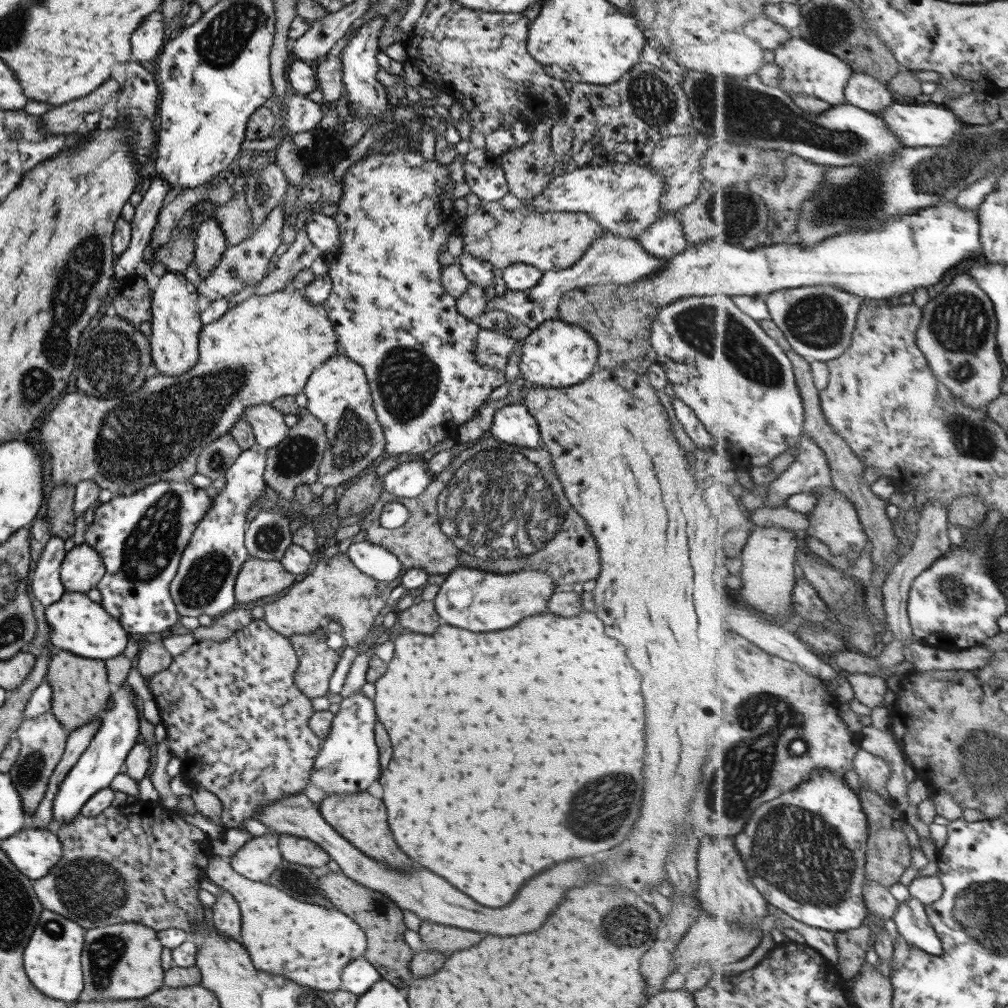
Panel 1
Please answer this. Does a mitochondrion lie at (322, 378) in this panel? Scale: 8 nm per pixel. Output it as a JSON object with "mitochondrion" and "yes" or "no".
{"mitochondrion":"no"}

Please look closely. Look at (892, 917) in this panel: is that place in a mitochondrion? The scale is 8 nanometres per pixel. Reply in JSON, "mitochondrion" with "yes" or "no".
{"mitochondrion":"no"}

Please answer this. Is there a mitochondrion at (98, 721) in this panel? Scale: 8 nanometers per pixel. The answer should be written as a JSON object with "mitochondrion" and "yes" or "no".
{"mitochondrion":"no"}

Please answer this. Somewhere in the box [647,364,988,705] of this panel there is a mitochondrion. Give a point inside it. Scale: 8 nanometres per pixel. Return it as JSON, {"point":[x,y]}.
{"point":[951,590]}

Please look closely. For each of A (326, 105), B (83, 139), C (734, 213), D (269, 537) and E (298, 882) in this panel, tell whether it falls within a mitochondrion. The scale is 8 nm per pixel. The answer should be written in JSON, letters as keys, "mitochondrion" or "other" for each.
{"A":"other","B":"other","C":"mitochondrion","D":"mitochondrion","E":"mitochondrion"}

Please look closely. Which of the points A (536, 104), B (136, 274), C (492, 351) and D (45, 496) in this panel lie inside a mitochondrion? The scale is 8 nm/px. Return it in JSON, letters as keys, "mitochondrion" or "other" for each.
{"A":"other","B":"other","C":"mitochondrion","D":"other"}

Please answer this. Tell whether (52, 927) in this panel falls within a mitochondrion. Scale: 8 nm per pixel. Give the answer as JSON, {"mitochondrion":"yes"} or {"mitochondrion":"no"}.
{"mitochondrion":"yes"}

